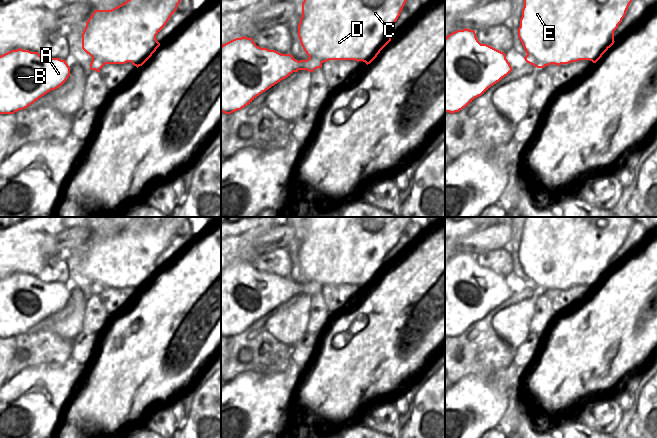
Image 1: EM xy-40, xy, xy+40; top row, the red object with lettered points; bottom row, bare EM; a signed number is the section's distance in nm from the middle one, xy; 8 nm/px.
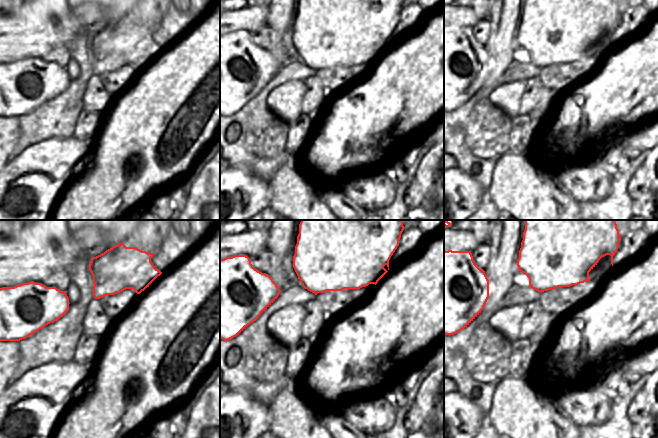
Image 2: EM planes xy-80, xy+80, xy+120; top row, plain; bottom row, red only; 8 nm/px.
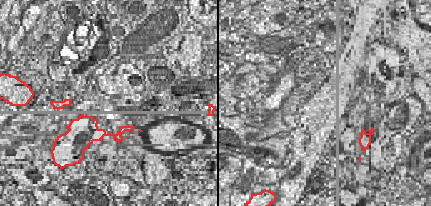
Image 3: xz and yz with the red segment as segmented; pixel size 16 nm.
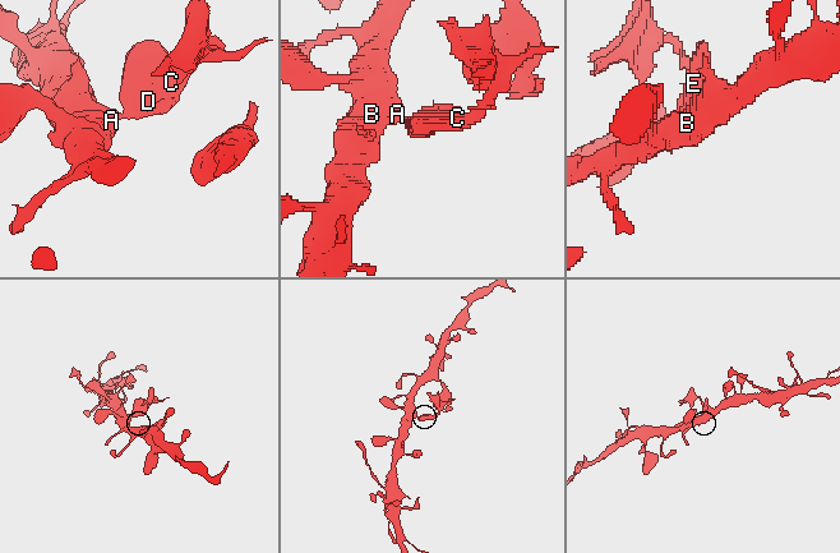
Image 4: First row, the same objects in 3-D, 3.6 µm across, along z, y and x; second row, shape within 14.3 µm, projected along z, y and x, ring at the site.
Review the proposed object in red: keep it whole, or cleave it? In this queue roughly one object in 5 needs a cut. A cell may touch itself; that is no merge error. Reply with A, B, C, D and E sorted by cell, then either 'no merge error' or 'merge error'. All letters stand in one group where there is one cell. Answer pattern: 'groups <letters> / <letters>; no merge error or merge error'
groups A B / C D E; merge error

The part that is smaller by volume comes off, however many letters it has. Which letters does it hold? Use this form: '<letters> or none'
C, D, E

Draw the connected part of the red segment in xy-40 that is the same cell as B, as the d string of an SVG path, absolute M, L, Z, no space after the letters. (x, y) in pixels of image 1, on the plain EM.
M21 272L0 280L0 338L14 338L62 310L70 300L66 284L43 282Z

